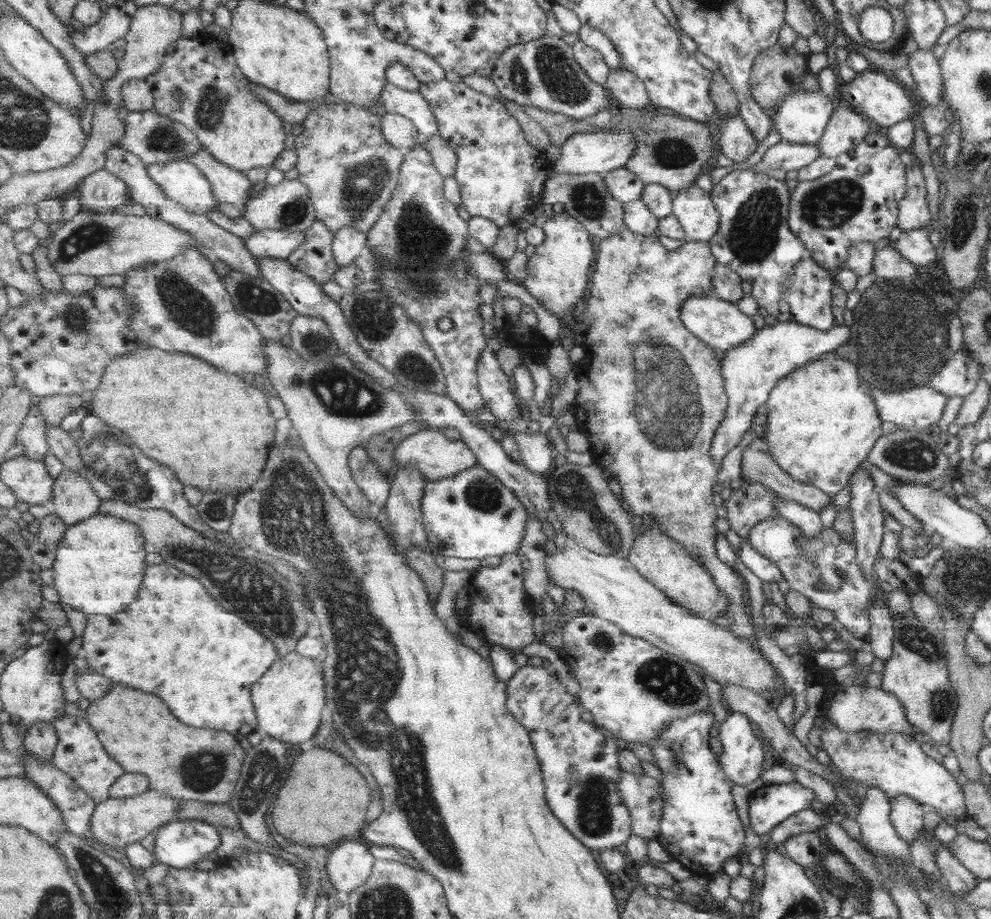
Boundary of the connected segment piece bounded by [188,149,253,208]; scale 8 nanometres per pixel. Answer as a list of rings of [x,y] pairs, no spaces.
[[[207,149],[191,155],[188,162],[203,171],[203,175],[209,179],[214,188],[214,195],[220,202],[245,208],[252,199],[249,199],[249,190],[253,188],[253,184],[247,178],[246,172],[233,169],[216,160]]]

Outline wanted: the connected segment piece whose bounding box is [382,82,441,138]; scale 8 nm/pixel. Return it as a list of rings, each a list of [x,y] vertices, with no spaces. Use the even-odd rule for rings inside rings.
[[[388,82],[382,92],[387,113],[398,113],[411,120],[425,138],[441,134],[437,118],[420,91],[408,91]]]

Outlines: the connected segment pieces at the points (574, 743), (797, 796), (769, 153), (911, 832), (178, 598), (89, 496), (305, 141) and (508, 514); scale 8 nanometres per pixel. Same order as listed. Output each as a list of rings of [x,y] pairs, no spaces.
[[[525,664],[518,667],[506,682],[507,707],[511,715],[529,731],[539,762],[542,764],[547,802],[555,816],[559,816],[559,820],[563,820],[563,824],[571,828],[571,834],[577,836],[589,848],[603,851],[625,845],[631,838],[634,818],[618,787],[622,780],[622,766],[619,760],[622,743],[595,723],[585,722],[581,718],[581,708],[577,706],[575,695],[559,690],[559,694],[555,696],[555,684],[551,680],[557,682],[557,678],[547,666]]]
[[[795,780],[793,783],[763,784],[749,793],[749,830],[757,835],[768,833],[794,812],[807,809],[815,799],[815,792]]]
[[[782,140],[769,146],[757,164],[753,164],[751,171],[765,173],[767,170],[782,169],[783,171],[797,171],[811,164],[815,158],[819,158],[819,149],[815,145],[799,145],[786,143]]]
[[[900,794],[890,800],[889,820],[898,834],[898,837],[905,843],[911,844],[918,832],[922,830],[921,819],[925,809],[912,798]]]
[[[175,565],[146,566],[146,572],[139,600],[131,604],[129,612],[119,612],[115,616],[87,615],[81,653],[89,667],[113,682],[161,696],[185,724],[227,730],[241,736],[242,741],[259,732],[259,718],[254,700],[251,700],[251,688],[280,656],[275,644],[243,618],[227,612],[201,581]]]
[[[63,469],[54,486],[53,512],[68,526],[100,512],[102,498],[83,474]]]
[[[325,104],[325,106],[319,106],[315,108],[309,117],[302,123],[303,132],[296,137],[296,150],[298,156],[298,180],[310,188],[311,200],[314,201],[314,207],[316,210],[317,219],[324,222],[333,232],[333,235],[337,235],[342,228],[346,226],[355,226],[357,230],[363,231],[363,233],[369,234],[375,224],[378,223],[380,216],[386,210],[386,204],[390,202],[394,195],[395,189],[399,184],[399,176],[401,176],[401,168],[405,160],[405,151],[399,148],[395,148],[383,135],[382,130],[382,117],[375,115],[372,112],[361,109],[353,104]]]
[[[479,465],[453,476],[429,481],[422,500],[428,541],[438,554],[457,558],[491,559],[518,552],[525,536],[528,510],[511,487]]]

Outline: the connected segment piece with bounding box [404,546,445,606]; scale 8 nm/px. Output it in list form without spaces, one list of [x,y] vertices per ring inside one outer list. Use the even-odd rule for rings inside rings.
[[[417,546],[410,547],[405,553],[406,562],[413,570],[419,573],[423,583],[427,586],[431,603],[437,605],[439,596],[444,588],[445,571],[435,562],[429,550],[423,550]]]

